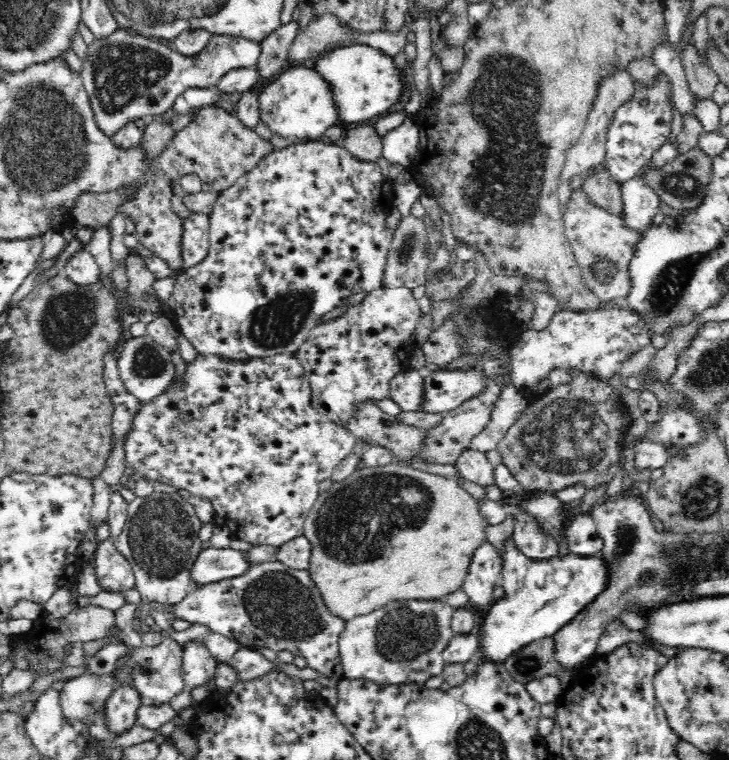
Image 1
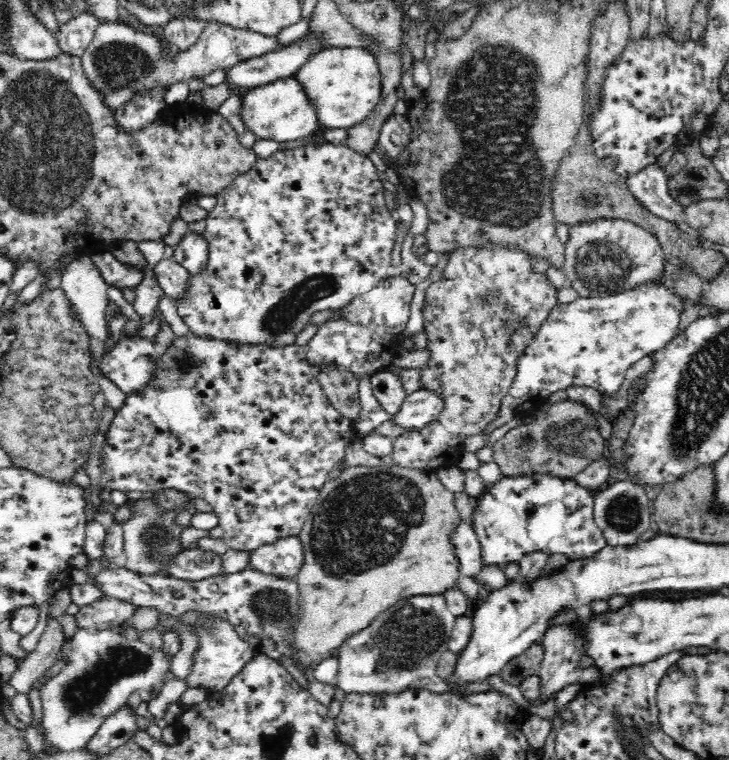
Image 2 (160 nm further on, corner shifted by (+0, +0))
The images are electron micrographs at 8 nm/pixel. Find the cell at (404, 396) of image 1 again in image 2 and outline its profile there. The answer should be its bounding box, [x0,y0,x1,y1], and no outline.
[370,370,408,416]

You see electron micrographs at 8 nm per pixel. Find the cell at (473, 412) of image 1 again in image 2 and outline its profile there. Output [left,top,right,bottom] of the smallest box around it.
[389,248,557,471]

